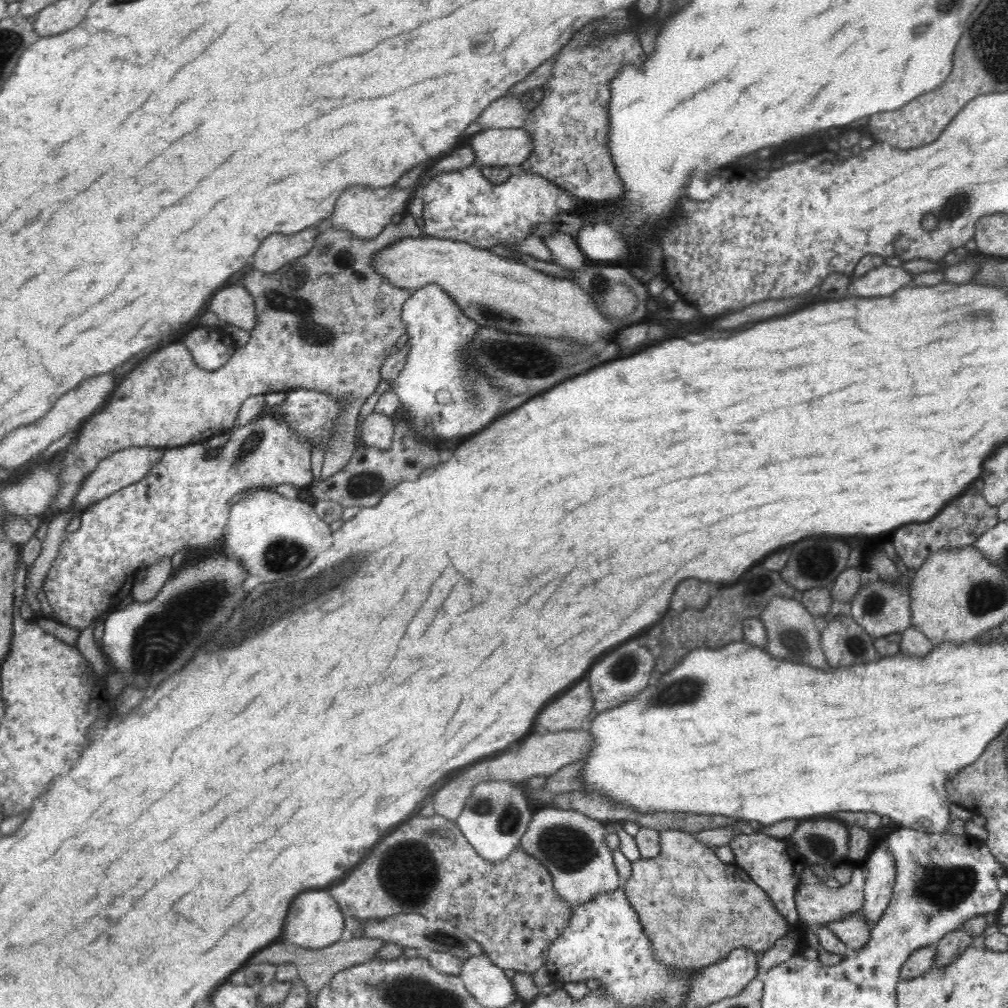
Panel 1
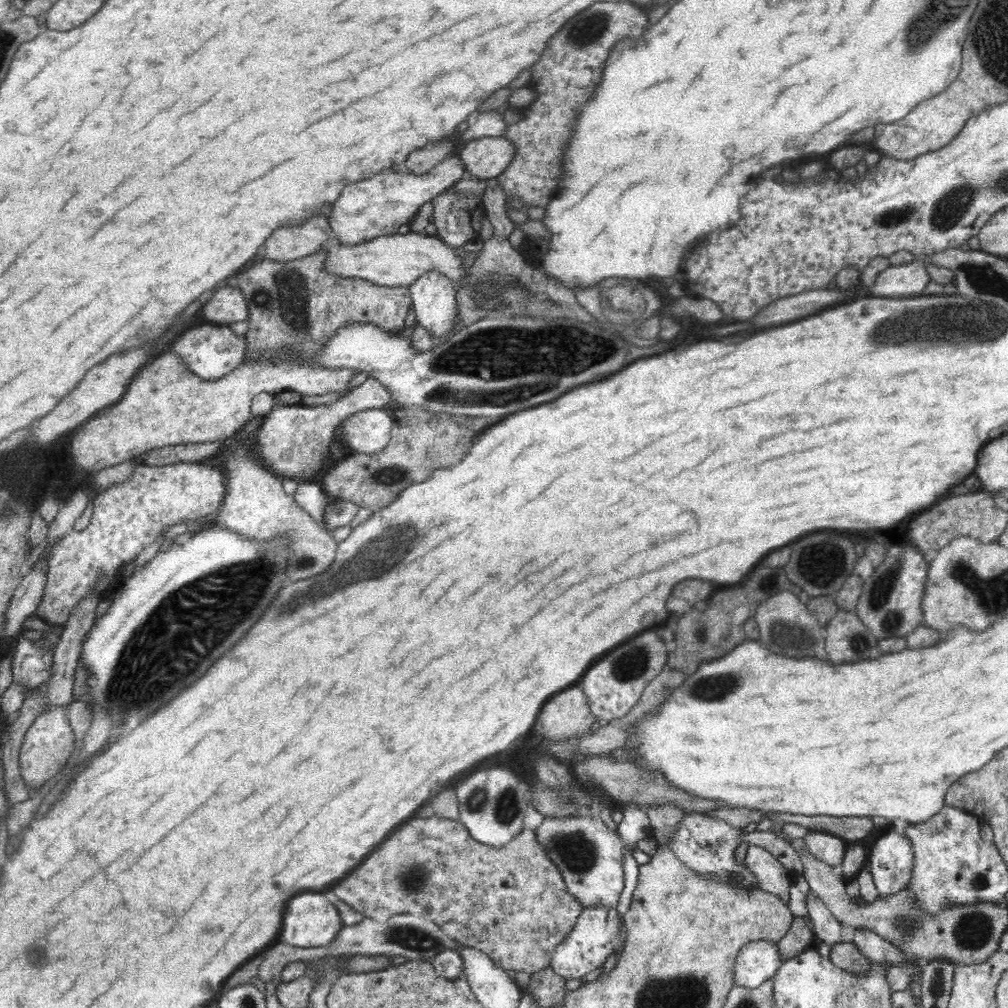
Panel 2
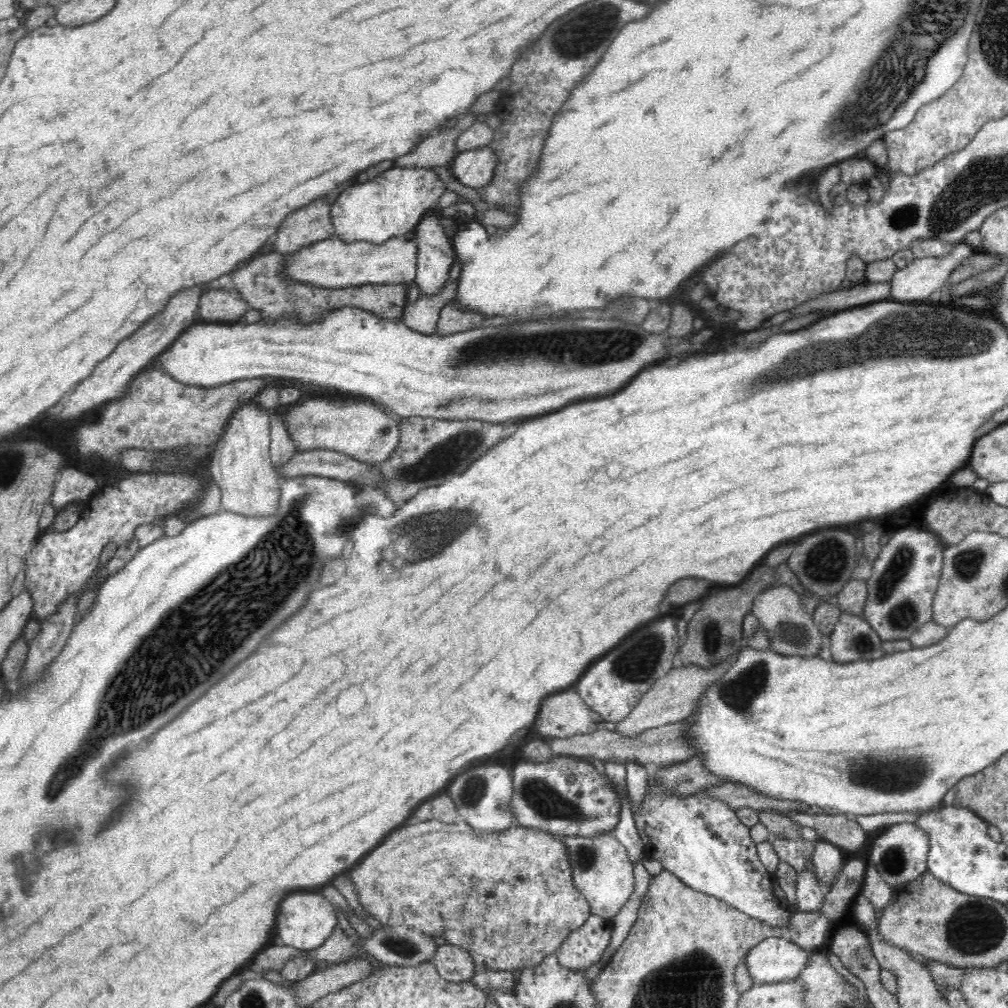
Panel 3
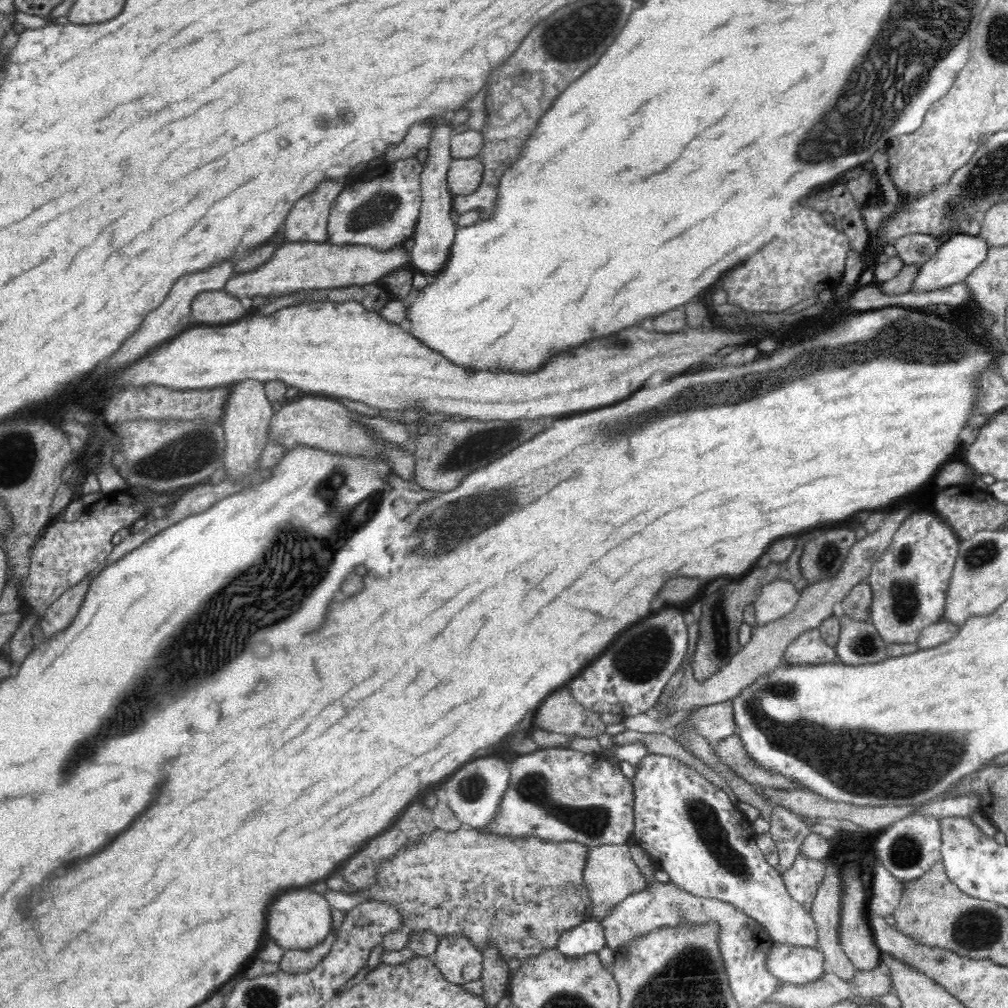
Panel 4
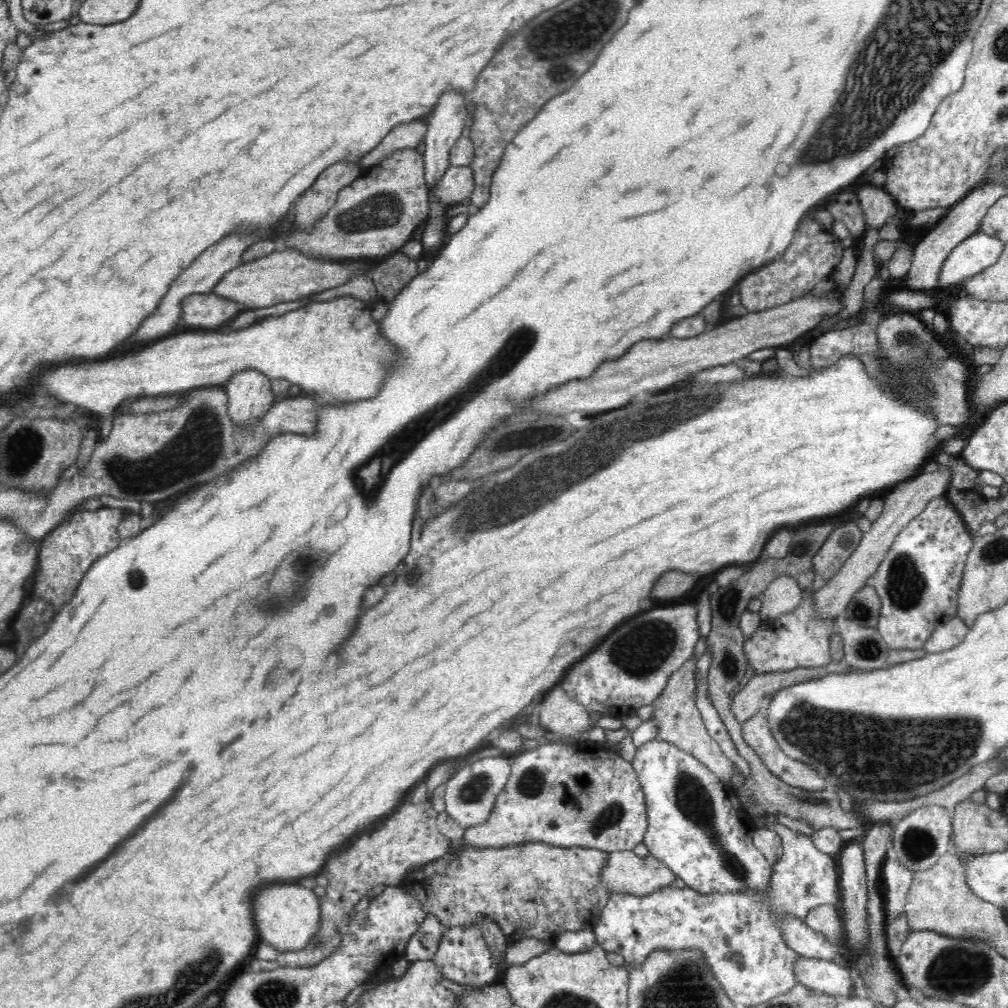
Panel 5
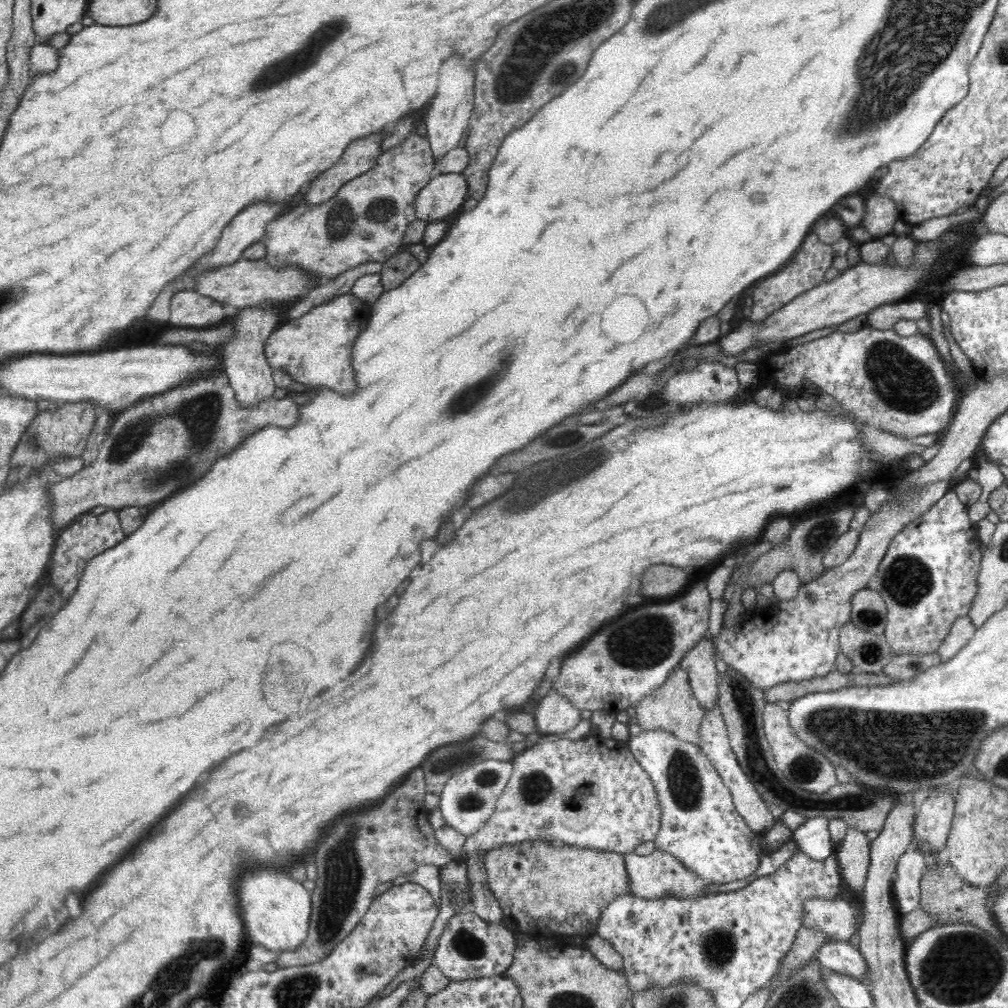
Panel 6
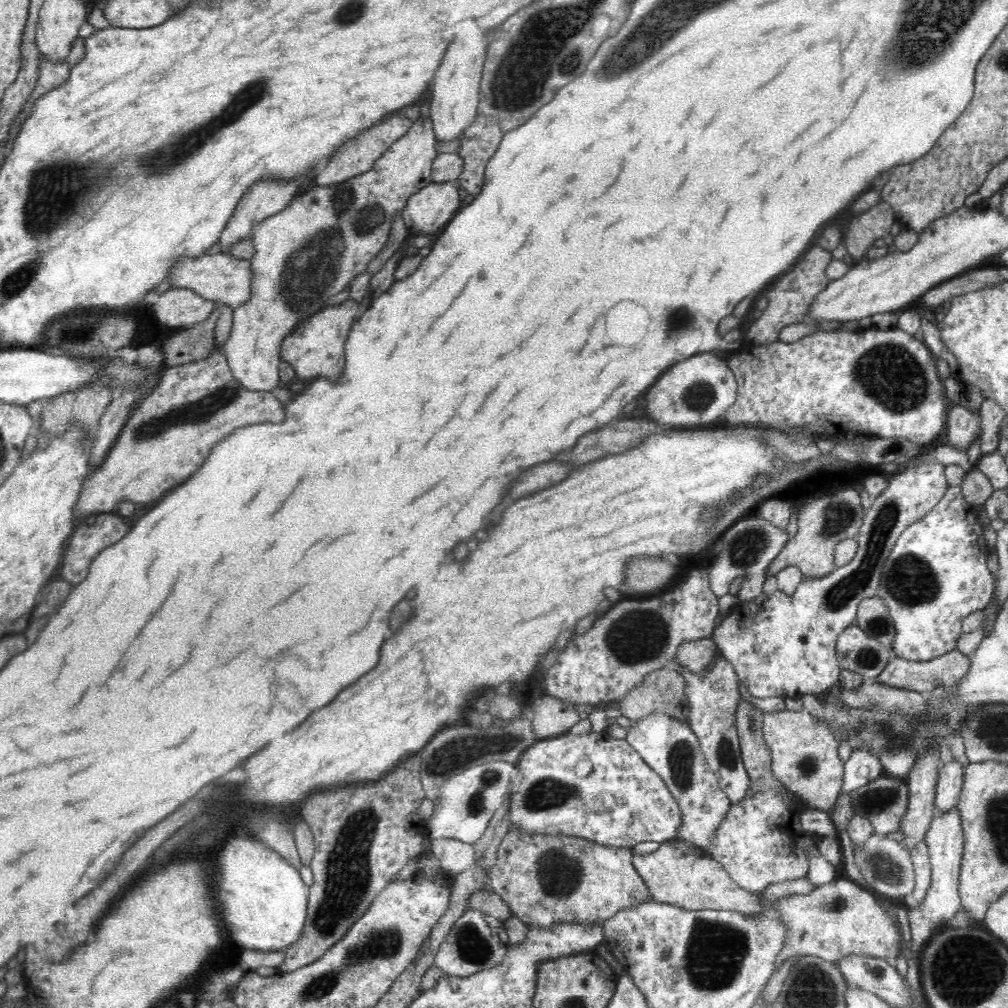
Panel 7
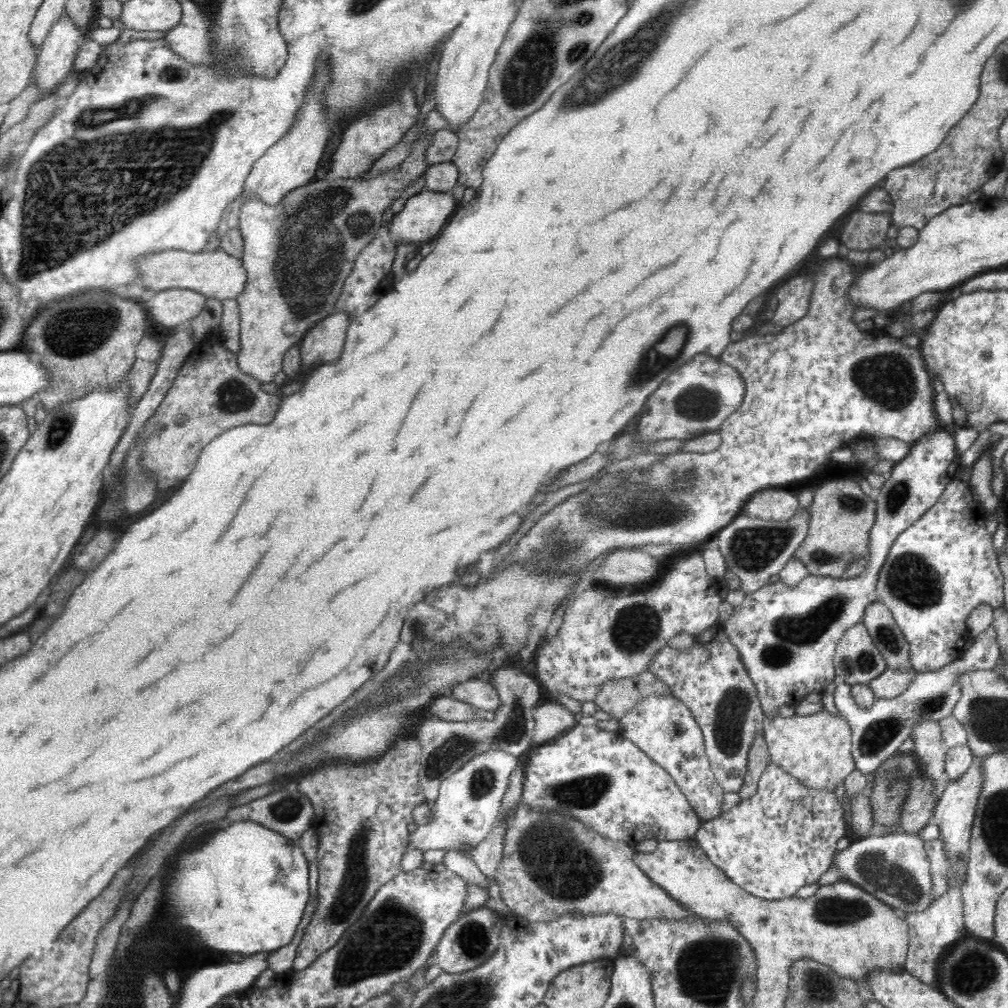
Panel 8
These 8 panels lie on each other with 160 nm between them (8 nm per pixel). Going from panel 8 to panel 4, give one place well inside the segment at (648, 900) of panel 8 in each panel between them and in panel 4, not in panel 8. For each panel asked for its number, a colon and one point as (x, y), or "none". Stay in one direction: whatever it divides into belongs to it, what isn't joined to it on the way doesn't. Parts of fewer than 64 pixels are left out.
4: (520, 895)
5: (535, 890)
6: (545, 889)
7: (545, 879)

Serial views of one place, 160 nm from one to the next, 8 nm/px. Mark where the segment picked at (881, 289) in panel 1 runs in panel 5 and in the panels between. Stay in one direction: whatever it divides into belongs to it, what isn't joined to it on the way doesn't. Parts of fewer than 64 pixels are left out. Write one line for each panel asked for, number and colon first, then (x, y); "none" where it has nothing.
2: (909, 279)
3: (918, 280)
4: (960, 254)
5: (979, 251)

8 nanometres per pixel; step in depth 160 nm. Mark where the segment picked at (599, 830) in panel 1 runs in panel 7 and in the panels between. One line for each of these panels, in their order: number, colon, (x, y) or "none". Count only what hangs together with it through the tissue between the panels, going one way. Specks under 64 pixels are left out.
2: (589, 856)
3: (602, 871)
4: (610, 875)
5: (625, 872)
6: (659, 875)
7: (677, 873)

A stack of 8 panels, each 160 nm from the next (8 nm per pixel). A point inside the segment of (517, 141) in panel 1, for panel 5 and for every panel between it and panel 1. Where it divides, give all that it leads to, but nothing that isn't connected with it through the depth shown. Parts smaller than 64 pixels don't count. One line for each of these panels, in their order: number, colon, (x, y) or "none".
2: (488, 157)
3: (475, 168)
4: (465, 175)
5: (457, 183)

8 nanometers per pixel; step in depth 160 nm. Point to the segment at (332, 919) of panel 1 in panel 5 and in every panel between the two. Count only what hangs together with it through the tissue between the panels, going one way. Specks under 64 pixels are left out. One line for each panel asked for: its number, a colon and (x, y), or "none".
2: (310, 919)
3: (305, 920)
4: (299, 920)
5: (287, 917)

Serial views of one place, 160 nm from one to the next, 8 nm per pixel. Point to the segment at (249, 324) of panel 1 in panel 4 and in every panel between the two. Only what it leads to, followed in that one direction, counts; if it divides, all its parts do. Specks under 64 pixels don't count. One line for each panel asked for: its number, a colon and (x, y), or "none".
2: (228, 305)
3: (218, 306)
4: (212, 307)

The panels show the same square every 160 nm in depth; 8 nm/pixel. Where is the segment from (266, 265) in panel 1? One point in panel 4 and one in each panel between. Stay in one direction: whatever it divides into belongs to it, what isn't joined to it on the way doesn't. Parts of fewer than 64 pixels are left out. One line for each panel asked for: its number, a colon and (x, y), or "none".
2: (291, 242)
3: (312, 224)
4: (308, 222)

